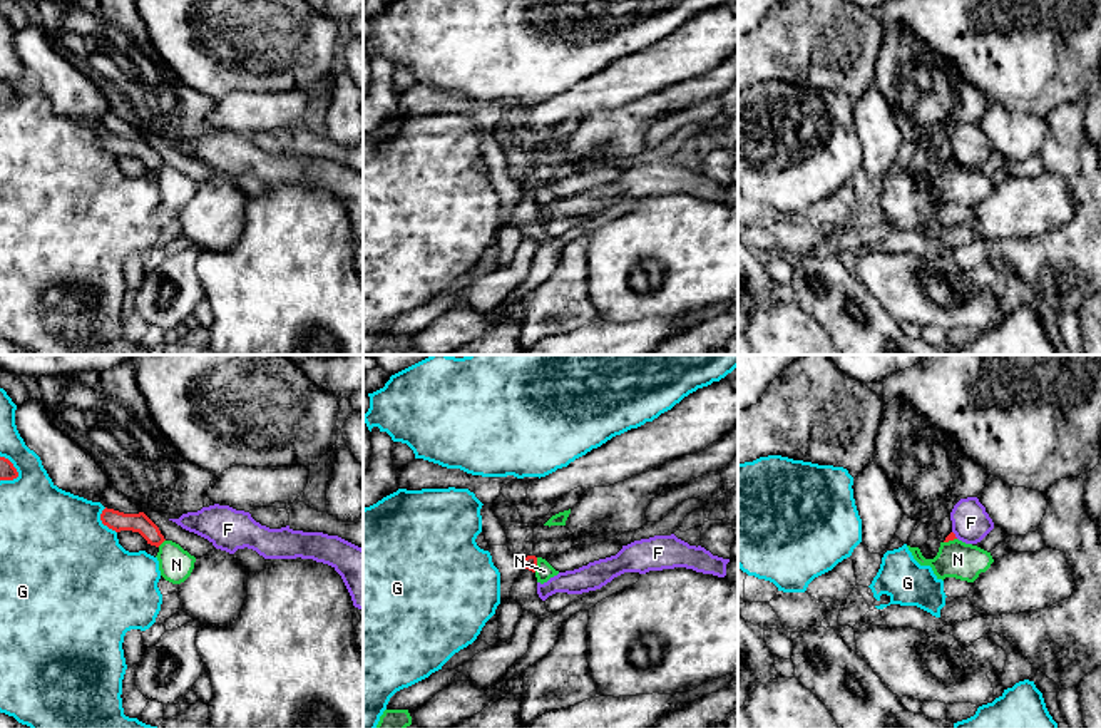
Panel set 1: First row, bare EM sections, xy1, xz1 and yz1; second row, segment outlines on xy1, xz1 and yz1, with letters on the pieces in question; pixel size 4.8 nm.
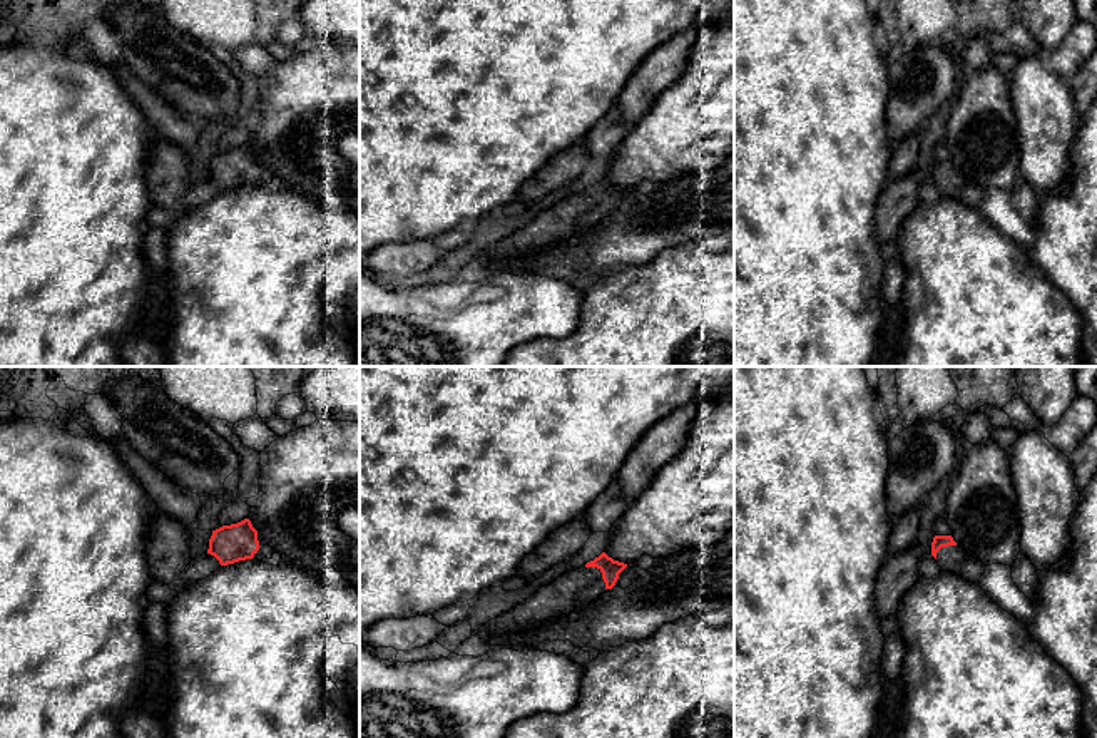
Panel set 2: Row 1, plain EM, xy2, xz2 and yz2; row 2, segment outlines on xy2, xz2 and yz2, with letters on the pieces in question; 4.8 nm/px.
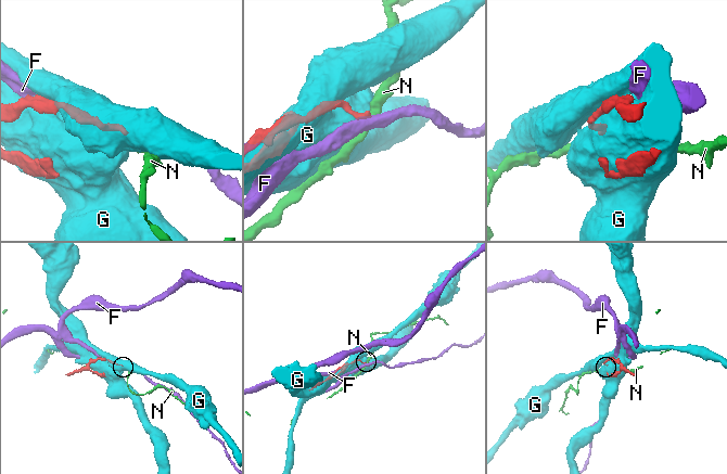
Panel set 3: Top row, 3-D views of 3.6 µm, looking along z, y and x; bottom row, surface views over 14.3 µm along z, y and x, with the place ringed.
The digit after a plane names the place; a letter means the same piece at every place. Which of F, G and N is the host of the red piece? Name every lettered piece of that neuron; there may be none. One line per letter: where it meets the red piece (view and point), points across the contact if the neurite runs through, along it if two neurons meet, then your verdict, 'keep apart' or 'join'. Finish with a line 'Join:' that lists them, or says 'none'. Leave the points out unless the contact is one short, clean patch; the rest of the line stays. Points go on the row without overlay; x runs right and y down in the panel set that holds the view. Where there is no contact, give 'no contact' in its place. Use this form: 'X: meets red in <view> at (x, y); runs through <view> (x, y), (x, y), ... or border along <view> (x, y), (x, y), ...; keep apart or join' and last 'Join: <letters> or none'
F: meets red in yz1 at (954, 159); border along yz1 (952, 156), (957, 163); keep apart
G: meets red in xy1 at (102, 148); keep apart
N: meets red in xz1 at (536, 189); border along xz1 (537, 183), (534, 196); keep apart
Join: none

